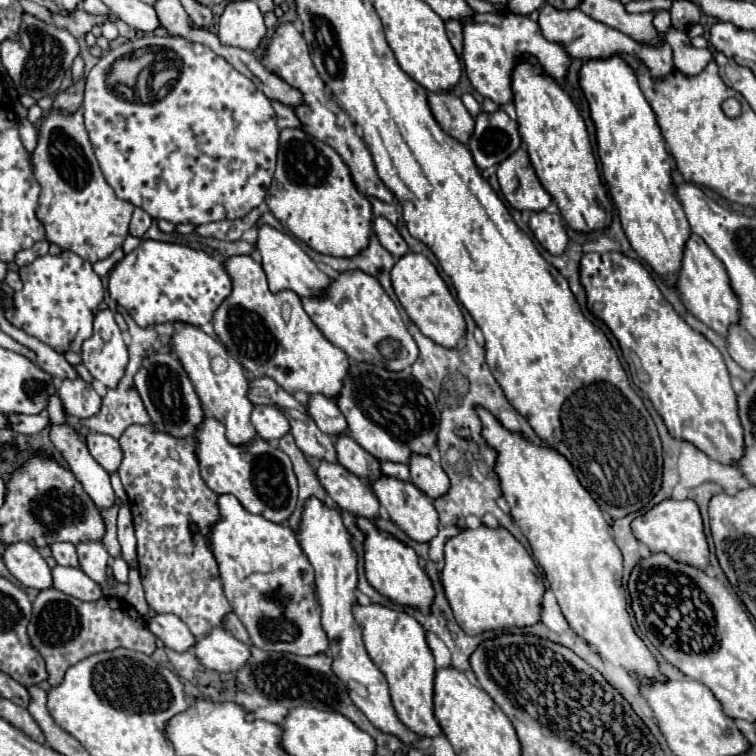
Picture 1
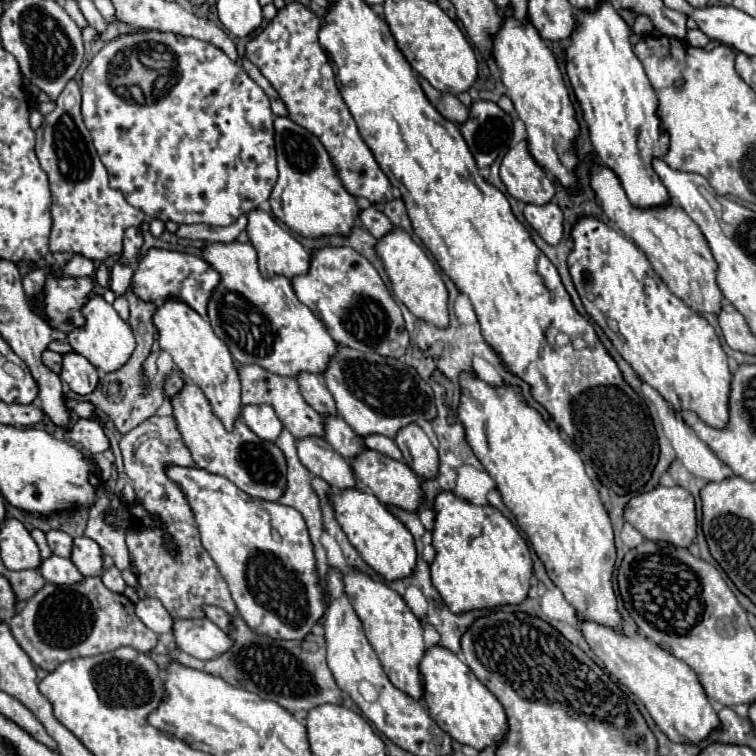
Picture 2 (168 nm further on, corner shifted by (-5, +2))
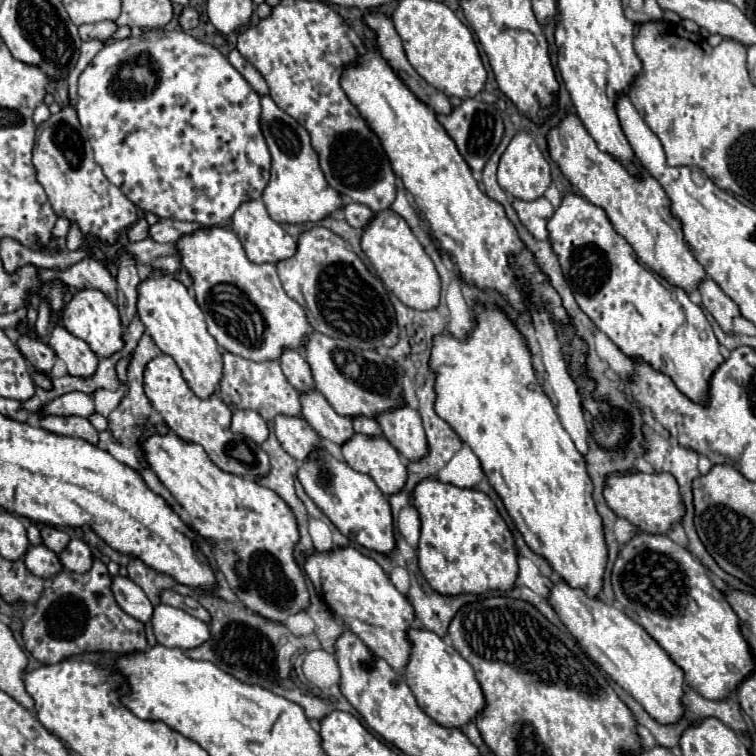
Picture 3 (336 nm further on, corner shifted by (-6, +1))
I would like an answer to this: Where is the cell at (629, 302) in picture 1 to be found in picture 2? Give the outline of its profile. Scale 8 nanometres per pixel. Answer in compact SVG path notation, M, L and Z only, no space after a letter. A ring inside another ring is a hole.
M580 217L572 225L574 247L566 259L586 313L602 327L624 361L652 385L672 409L690 409L710 427L726 427L730 369L714 327L672 295L644 253L608 223Z

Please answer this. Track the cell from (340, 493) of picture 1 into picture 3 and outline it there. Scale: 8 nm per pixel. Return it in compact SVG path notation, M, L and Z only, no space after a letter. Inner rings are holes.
M277 416L275 418L275 434L277 434L283 450L299 462L307 460L307 456L315 448L323 448L321 438L303 418Z

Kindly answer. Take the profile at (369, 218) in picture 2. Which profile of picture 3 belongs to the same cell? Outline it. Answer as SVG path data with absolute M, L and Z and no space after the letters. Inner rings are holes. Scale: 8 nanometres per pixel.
M351 202L343 208L343 214L347 218L347 222L357 228L357 230L363 230L367 228L367 224L371 222L371 216L375 216L375 212L363 204L357 204L357 202Z

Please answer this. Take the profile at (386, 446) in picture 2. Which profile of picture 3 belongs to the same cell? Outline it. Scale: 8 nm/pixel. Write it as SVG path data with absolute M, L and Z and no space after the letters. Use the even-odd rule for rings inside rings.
M359 416L353 420L353 428L357 434L365 434L365 436L383 436L377 420L373 418L365 418L365 416Z

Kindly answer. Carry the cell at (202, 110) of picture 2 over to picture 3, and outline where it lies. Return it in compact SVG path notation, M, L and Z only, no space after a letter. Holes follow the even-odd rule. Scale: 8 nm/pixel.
M147 30L139 38L131 36L131 38L121 40L121 42L105 44L105 48L91 60L91 64L79 76L79 92L77 92L77 106L75 108L77 108L77 116L79 116L81 126L89 134L89 142L91 142L93 152L95 152L95 162L103 168L107 180L111 180L111 184L115 184L139 210L151 212L159 218L173 218L173 220L185 220L185 222L197 222L203 226L213 226L213 224L221 224L221 222L229 220L241 204L251 202L251 200L259 200L263 196L263 188L267 186L267 180L271 178L271 154L269 154L267 142L263 140L263 132L261 132L261 124L259 124L259 116L261 116L259 100L261 100L259 94L249 86L249 82L211 44L199 42L197 38L193 38L191 34L185 34L181 30L171 30L171 32L169 30ZM141 52L149 54L153 70L159 74L159 76L155 76L157 82L155 84L123 82L119 78L119 70L123 68L123 64L135 62L135 58Z

